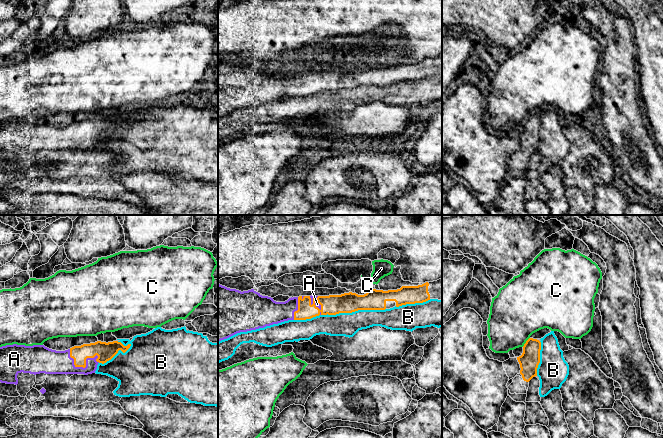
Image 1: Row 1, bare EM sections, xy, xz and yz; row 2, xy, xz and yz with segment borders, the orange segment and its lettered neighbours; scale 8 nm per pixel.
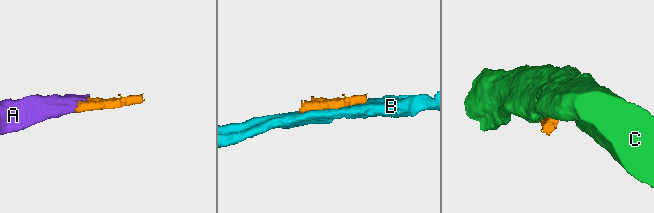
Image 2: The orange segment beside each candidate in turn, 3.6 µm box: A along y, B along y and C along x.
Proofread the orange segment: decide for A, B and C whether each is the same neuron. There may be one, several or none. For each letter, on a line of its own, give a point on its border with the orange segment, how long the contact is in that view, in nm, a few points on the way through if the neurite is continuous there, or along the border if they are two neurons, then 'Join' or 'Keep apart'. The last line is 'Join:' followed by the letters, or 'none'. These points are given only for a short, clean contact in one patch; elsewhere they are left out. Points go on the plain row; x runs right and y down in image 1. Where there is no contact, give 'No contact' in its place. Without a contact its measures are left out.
A: Touches orange at xy (85, 142). Shared border 260 nm. Path across: xy (105, 127), (91, 130), (85, 142), (55, 138). Join
B: Touches orange at xz (353, 87). Shared border 500 nm. Keep apart
C: Touches orange at yz (526, 118). Shared border 100 nm. Boundary: yz (529, 113), (522, 122). Keep apart
Join: A

